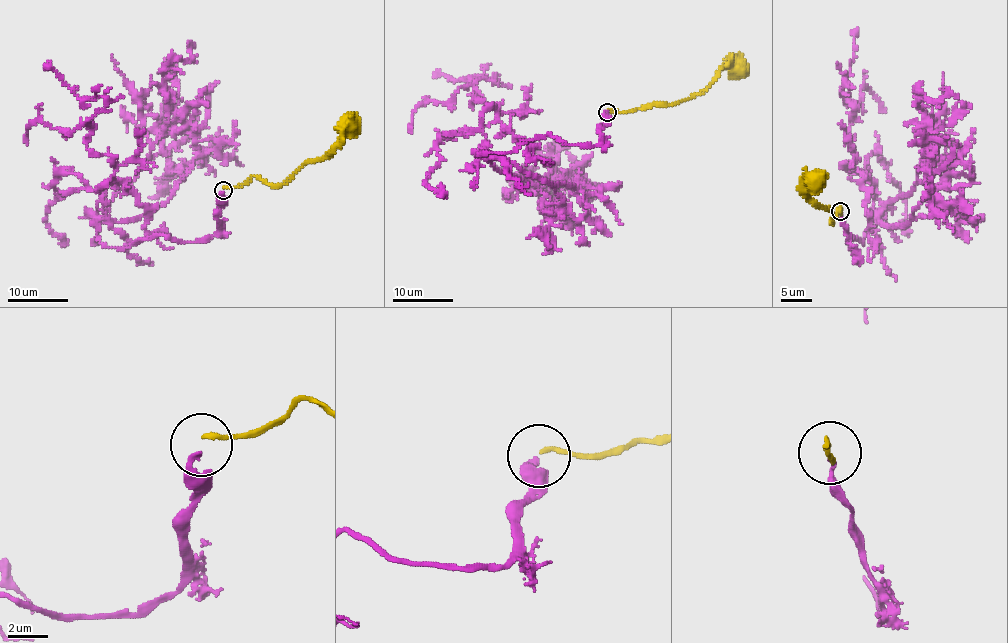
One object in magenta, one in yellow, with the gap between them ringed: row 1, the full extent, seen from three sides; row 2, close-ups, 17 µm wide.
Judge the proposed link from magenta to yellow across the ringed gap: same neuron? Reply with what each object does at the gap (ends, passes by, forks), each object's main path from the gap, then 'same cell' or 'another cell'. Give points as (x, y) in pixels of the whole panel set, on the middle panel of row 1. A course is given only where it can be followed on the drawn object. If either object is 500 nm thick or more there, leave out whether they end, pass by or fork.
magenta ends | yellow ends | magenta via (607, 113), (596, 145), (536, 136), (482, 157), (484, 111), (500, 111), (475, 85), (494, 77), (441, 75) | yellow via (607, 112), (670, 104), (702, 93), (720, 69), (728, 66), (737, 75), (741, 71) | another cell

